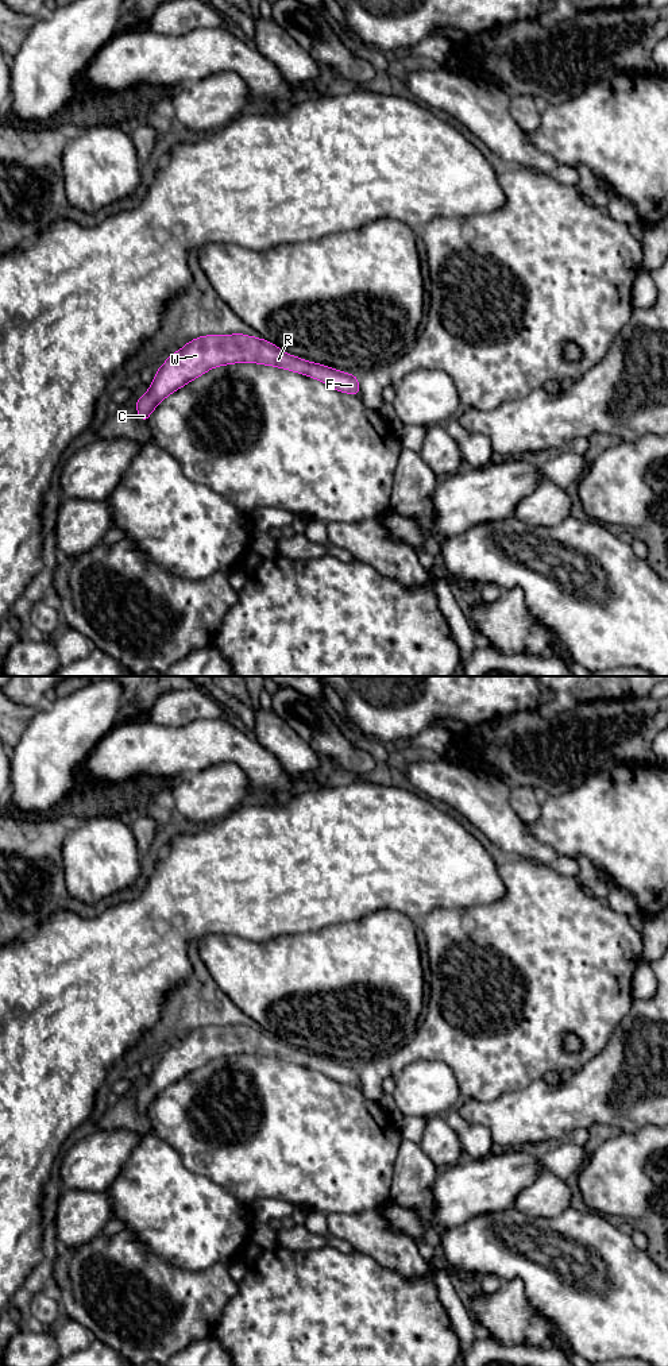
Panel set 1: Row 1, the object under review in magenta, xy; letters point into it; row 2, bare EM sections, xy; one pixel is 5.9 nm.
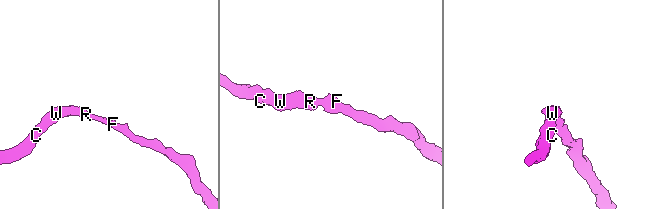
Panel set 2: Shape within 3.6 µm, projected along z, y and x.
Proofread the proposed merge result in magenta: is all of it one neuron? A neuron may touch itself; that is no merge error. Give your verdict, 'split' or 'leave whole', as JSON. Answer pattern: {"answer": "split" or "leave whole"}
{"answer": "leave whole"}

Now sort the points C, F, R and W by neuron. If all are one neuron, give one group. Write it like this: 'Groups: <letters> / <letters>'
Groups: C F R W

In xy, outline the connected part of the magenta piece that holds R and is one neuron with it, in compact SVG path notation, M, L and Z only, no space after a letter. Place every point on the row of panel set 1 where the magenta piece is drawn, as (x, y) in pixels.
M243 333L206 335L190 340L171 354L157 370L148 391L135 400L138 418L147 422L151 412L171 393L208 370L240 362L275 366L316 378L329 387L360 397L358 375L314 362L306 362L279 350L274 343Z

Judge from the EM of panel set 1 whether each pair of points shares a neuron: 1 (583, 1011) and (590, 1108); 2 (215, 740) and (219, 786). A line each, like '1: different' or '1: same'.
1: different
2: different

